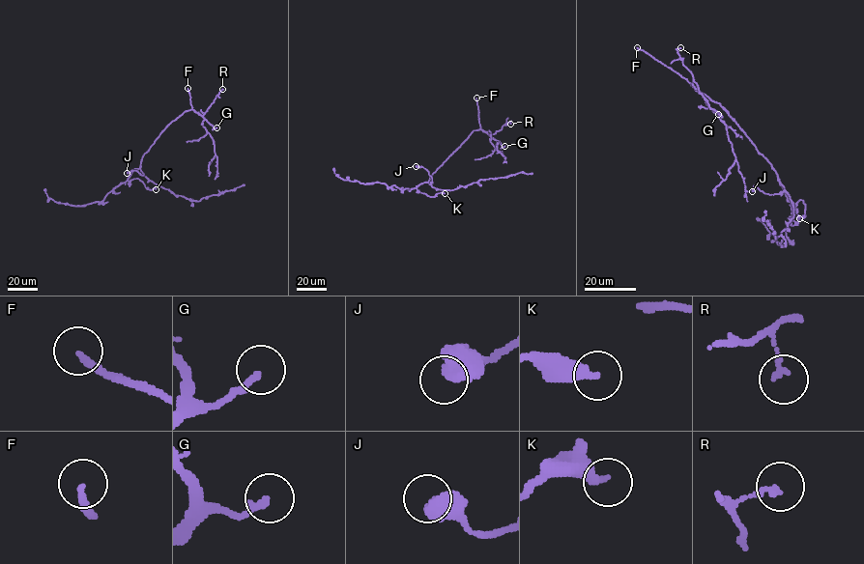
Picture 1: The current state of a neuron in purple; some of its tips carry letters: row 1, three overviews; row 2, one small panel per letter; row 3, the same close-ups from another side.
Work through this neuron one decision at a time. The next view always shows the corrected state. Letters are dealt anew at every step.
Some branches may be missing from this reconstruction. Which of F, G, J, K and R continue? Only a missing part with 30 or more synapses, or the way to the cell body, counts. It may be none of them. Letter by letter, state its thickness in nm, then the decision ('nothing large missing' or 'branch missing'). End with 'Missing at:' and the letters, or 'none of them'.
F: 200 nm | branch missing
G: 190 nm | nothing large missing
J: 650 nm | nothing large missing
K: 380 nm | nothing large missing
R: 160 nm | nothing large missing
Missing at: F

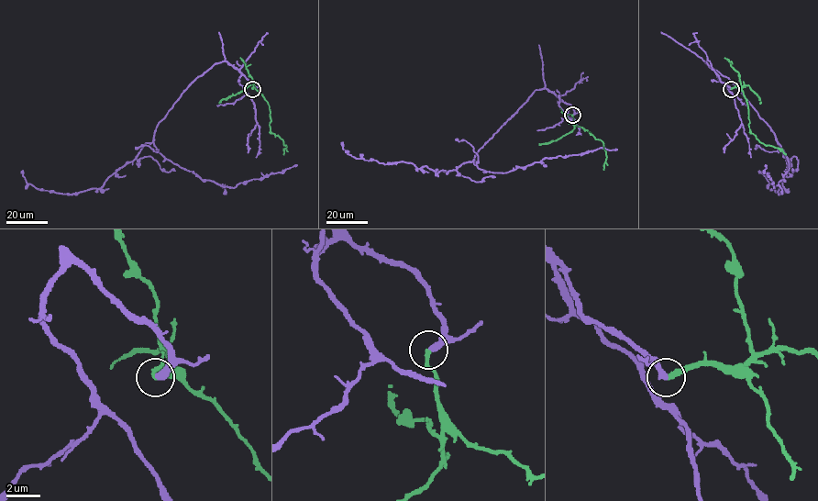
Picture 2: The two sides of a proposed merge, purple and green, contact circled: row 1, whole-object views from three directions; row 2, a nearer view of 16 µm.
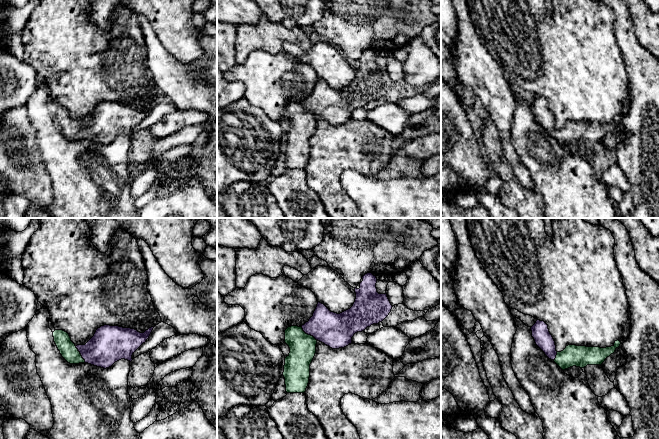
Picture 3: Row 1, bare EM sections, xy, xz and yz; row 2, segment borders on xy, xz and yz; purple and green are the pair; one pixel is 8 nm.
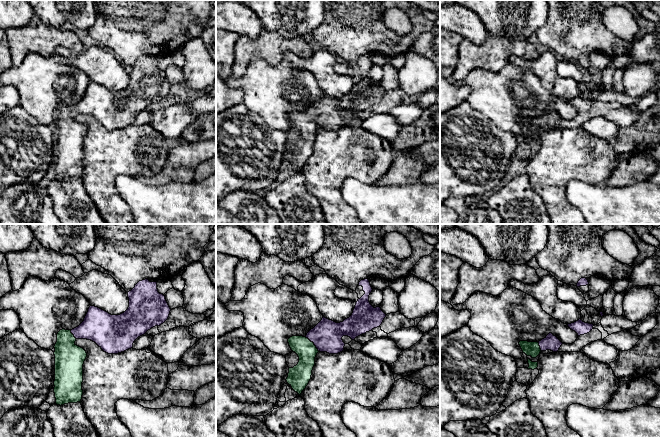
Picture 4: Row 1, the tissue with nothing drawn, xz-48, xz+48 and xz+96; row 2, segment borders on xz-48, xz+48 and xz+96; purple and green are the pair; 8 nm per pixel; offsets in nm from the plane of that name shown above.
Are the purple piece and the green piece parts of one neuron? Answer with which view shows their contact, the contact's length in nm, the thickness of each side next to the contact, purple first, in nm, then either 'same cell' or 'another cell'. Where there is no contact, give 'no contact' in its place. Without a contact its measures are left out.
xz | 170 nm | 280/220 nm | same cell

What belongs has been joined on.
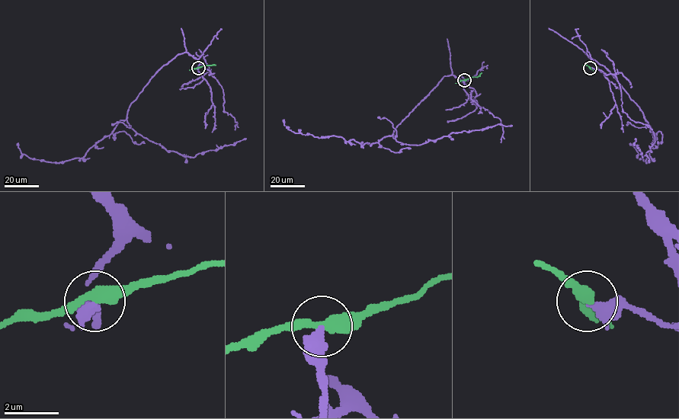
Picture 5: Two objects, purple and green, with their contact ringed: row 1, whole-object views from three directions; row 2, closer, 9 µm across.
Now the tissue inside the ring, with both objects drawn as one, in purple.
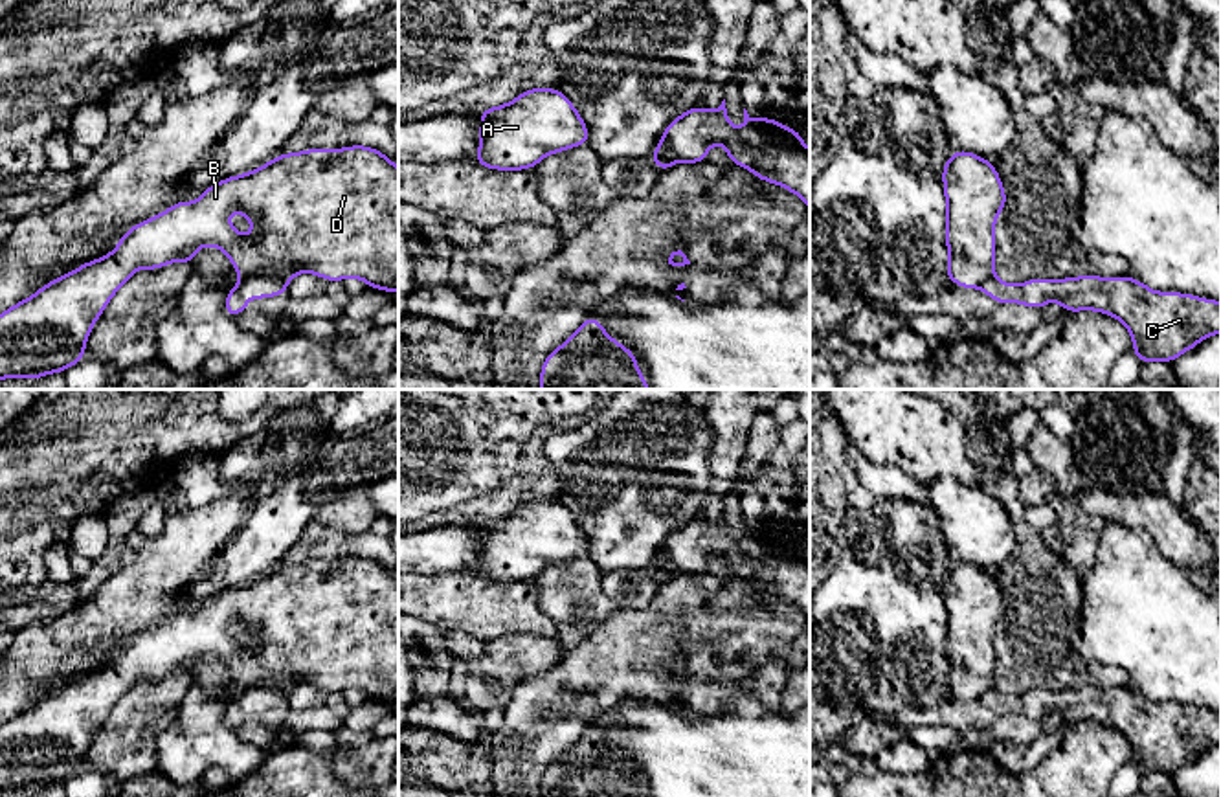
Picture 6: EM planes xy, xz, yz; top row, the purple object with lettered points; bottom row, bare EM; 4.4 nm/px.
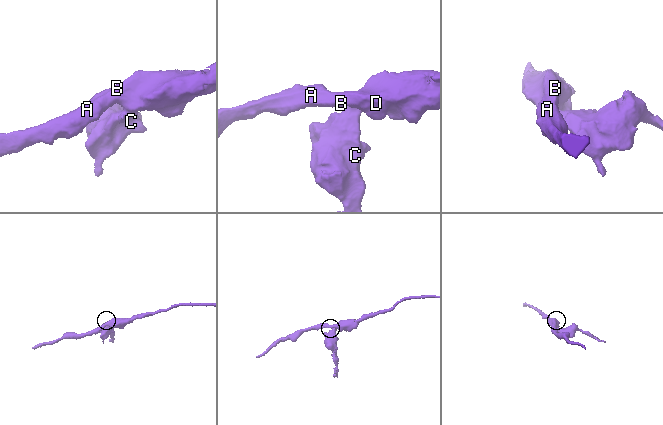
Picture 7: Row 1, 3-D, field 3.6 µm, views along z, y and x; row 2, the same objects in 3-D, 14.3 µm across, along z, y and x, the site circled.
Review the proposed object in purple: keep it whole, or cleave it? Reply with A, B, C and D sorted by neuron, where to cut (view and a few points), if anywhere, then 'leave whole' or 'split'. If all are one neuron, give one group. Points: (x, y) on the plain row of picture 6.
A B D / C | xy (241, 689), (274, 689), (285, 696) | split

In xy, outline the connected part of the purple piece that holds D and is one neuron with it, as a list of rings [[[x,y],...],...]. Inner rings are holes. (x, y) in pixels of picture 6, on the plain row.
[[[308,560],[286,564],[202,602],[196,613],[176,613],[162,626],[134,635],[114,663],[46,694],[0,725],[0,791],[39,791],[64,784],[86,768],[84,755],[114,705],[140,681],[169,674],[193,676],[200,657],[217,657],[237,687],[288,694],[301,683],[325,692],[362,690],[367,698],[398,702],[398,578],[378,560]],[[237,621],[255,645],[237,646],[228,626]]]

